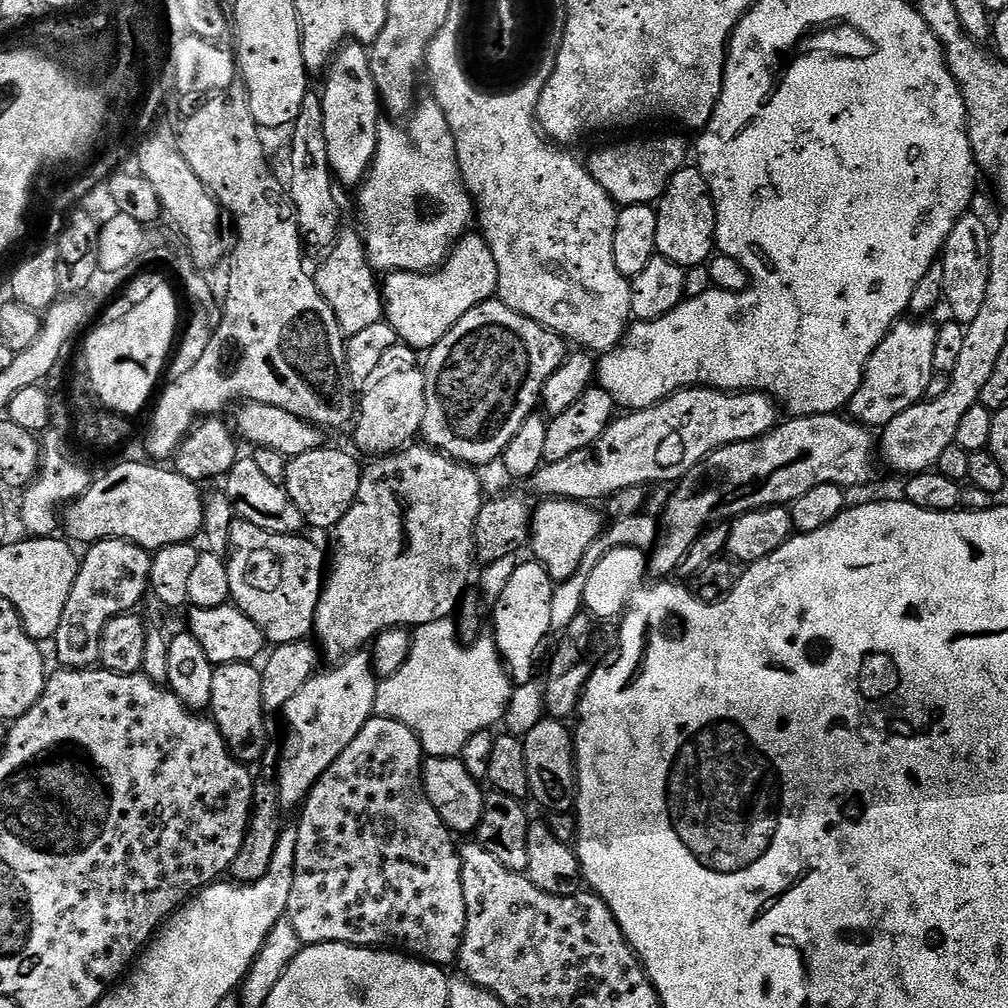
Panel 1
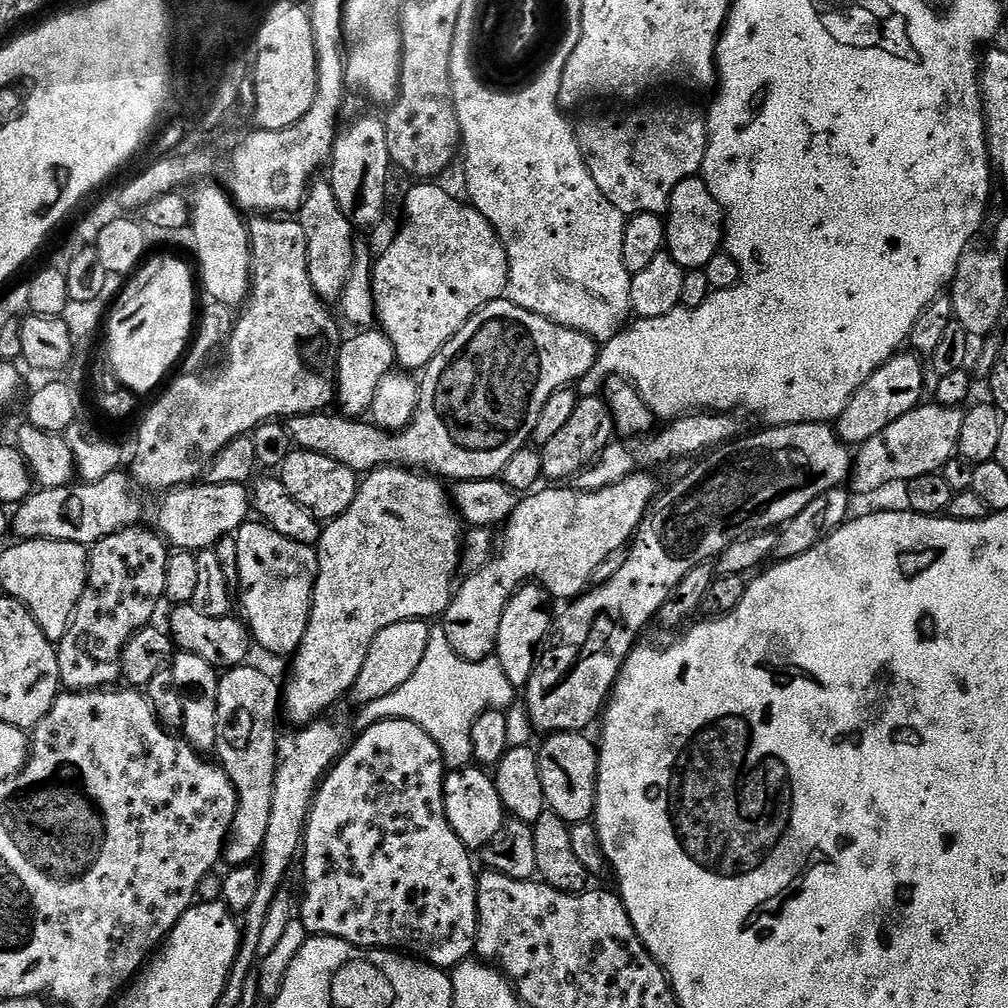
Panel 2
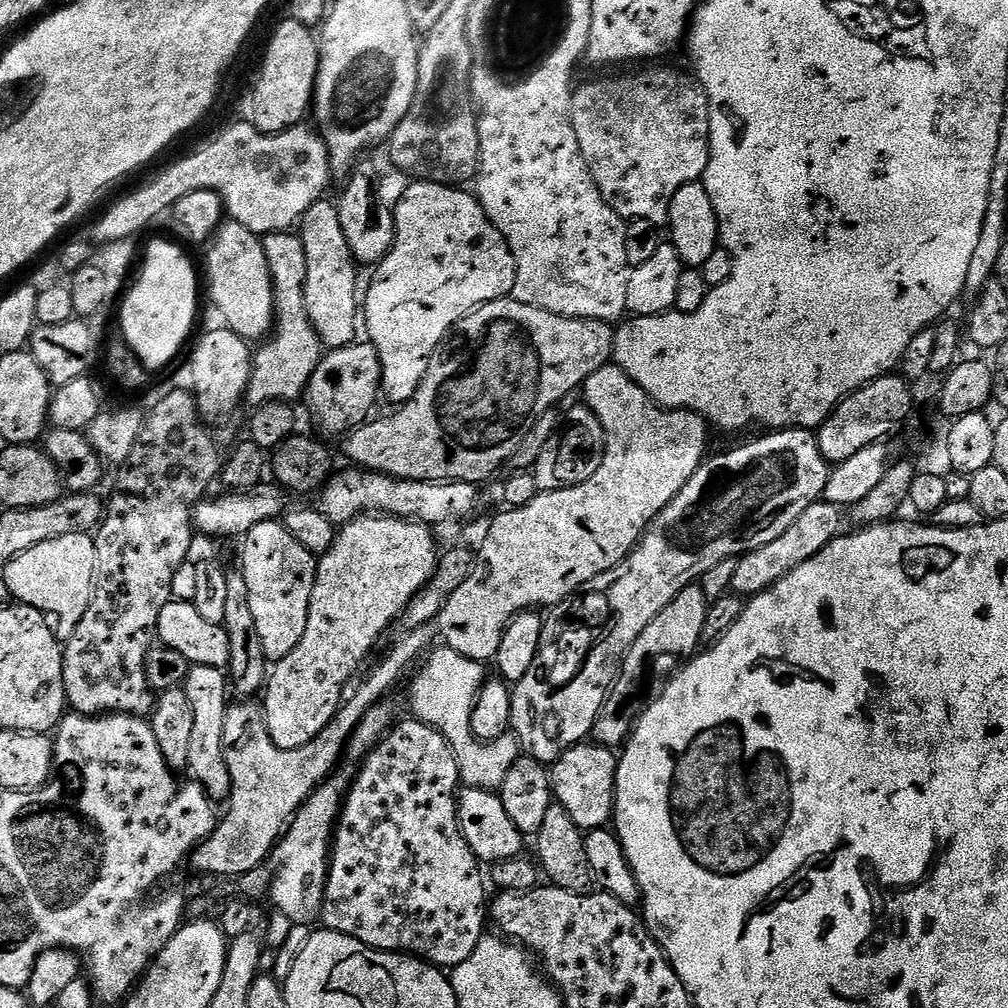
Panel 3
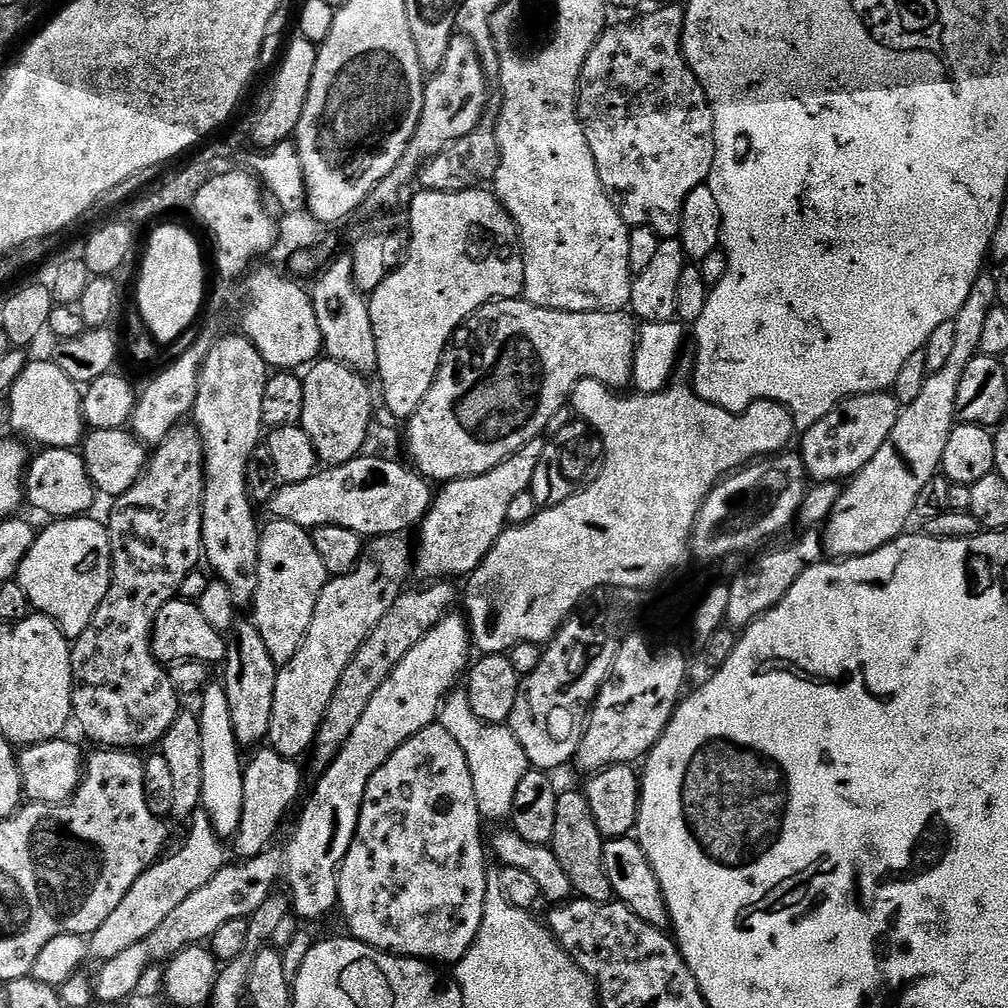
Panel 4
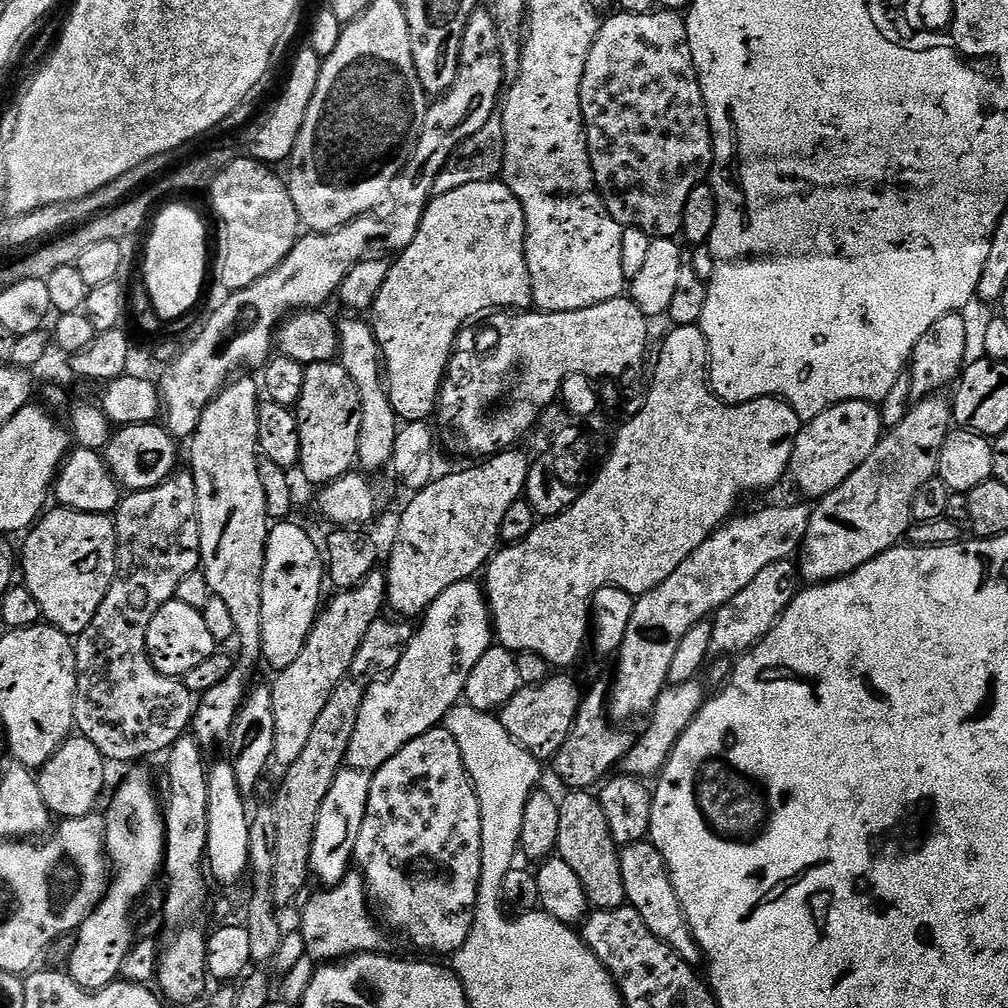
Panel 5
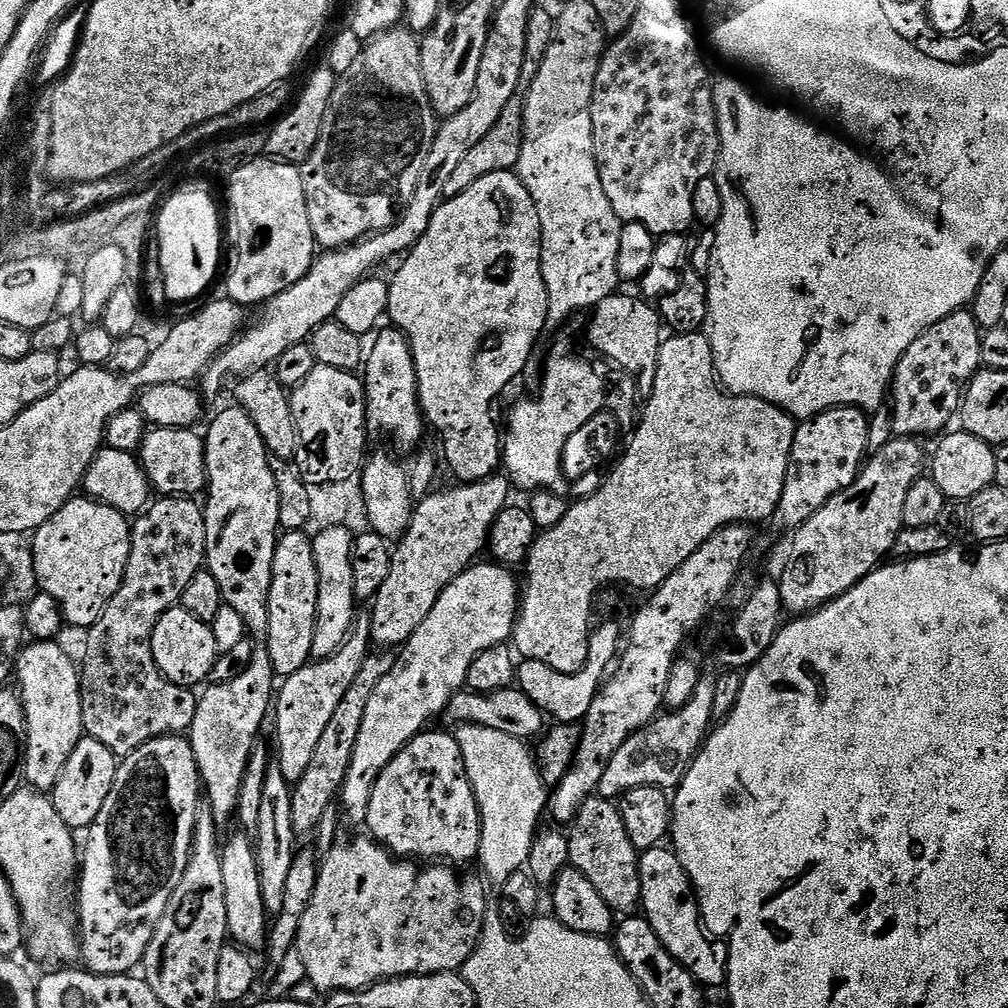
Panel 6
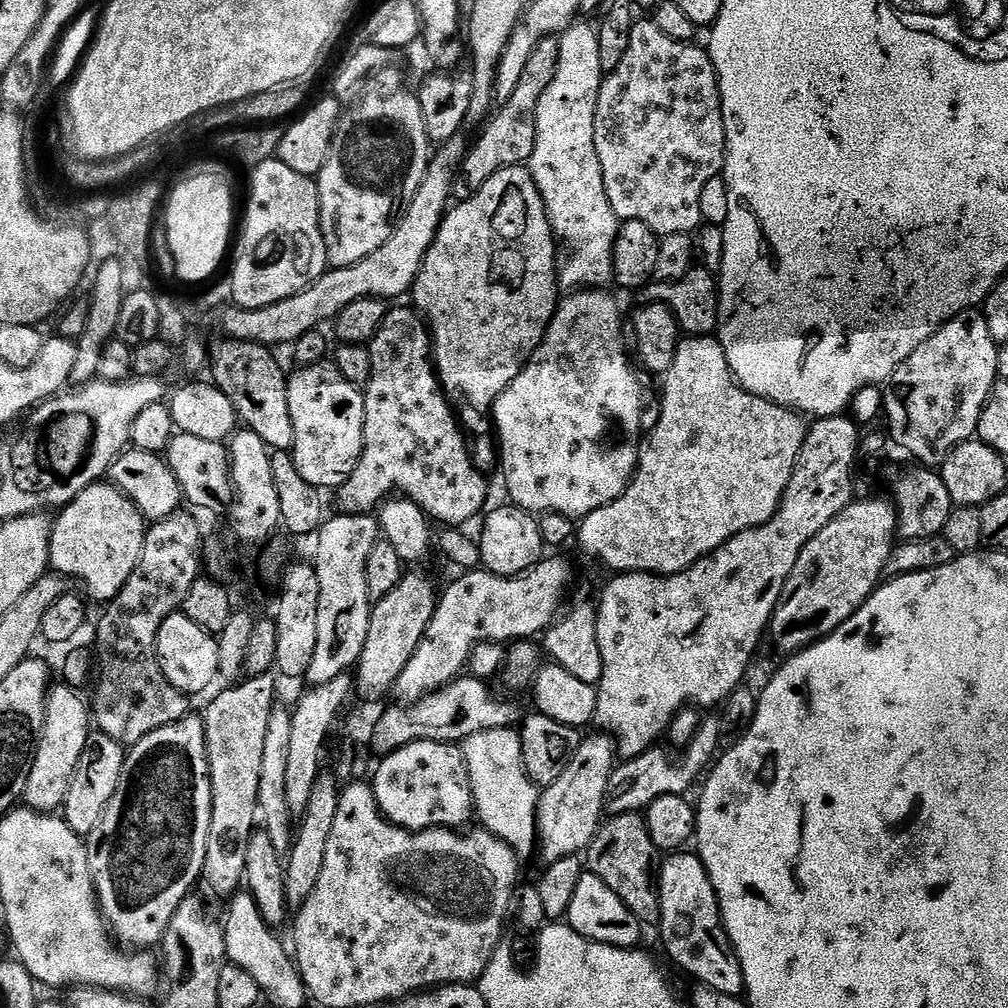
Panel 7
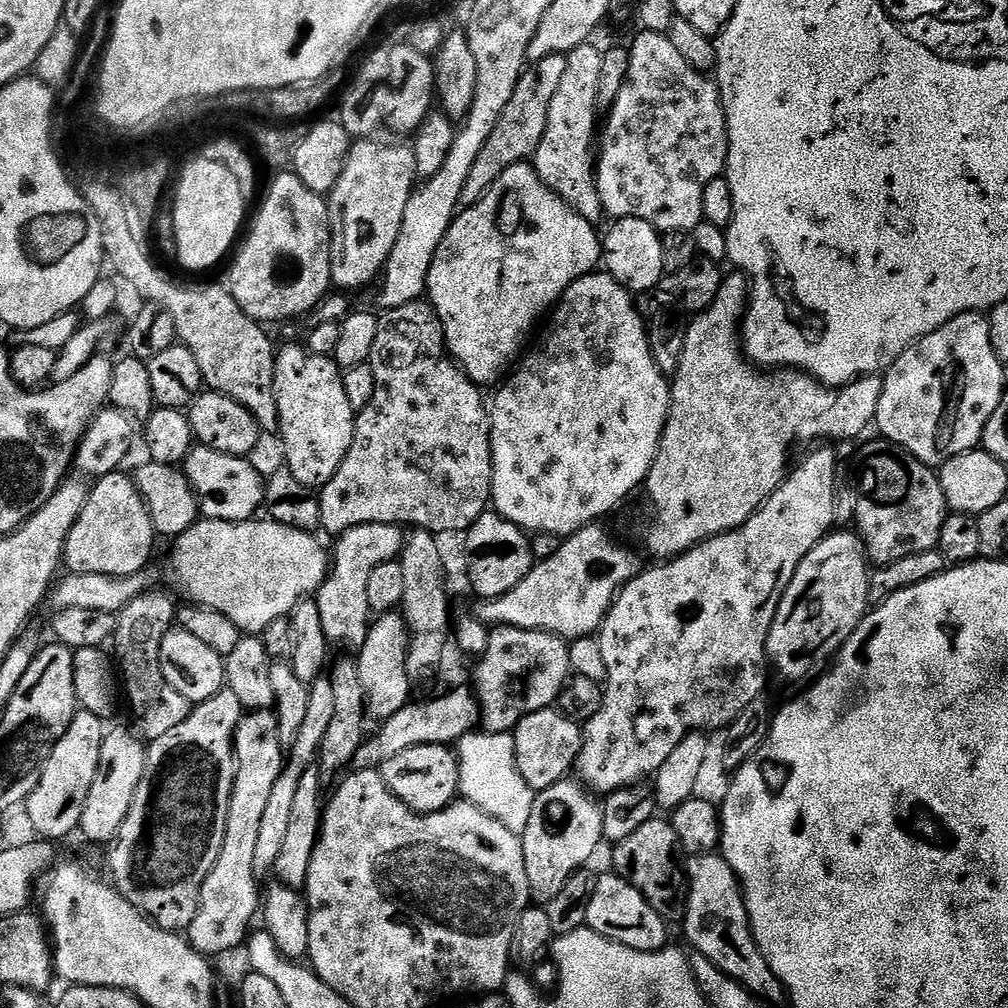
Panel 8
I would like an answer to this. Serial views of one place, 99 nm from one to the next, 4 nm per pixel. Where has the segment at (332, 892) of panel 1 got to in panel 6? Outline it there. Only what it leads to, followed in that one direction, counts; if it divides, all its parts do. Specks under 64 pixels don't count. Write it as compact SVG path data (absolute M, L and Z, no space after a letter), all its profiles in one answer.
M432 731L415 736L378 774L366 828L393 856L461 866L479 857L480 811L455 735Z

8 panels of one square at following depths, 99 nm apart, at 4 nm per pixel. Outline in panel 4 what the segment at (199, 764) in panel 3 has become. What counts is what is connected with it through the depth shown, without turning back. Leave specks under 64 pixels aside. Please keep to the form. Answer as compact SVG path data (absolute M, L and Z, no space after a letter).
M209 683L199 700L198 715L202 730L202 798L200 799L200 808L209 816L209 822L219 837L232 838L239 829L239 823L242 822L244 776L244 766L242 759L240 760L242 747L236 740L234 725L230 718L230 703L223 683Z

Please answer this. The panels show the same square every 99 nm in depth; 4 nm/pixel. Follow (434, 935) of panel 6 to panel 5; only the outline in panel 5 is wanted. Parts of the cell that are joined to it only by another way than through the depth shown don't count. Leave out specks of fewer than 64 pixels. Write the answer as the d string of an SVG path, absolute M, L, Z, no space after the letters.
M349 871L342 882L320 891L324 892L318 893L300 916L300 932L304 935L303 951L310 959L335 962L361 953L376 954L383 949L380 947L384 944L385 929L370 911L366 885L359 871Z

